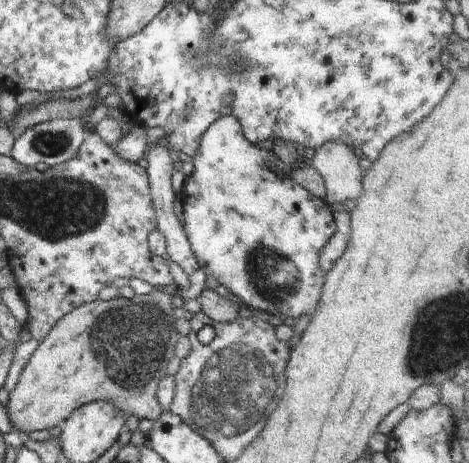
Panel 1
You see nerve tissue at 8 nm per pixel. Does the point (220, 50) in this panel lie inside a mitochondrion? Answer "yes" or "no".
yes

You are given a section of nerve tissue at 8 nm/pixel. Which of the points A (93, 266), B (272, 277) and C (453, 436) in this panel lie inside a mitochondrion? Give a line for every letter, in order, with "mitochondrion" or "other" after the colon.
A: other
B: mitochondrion
C: other

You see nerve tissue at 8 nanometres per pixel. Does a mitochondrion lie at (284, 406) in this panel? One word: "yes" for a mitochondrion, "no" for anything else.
yes

